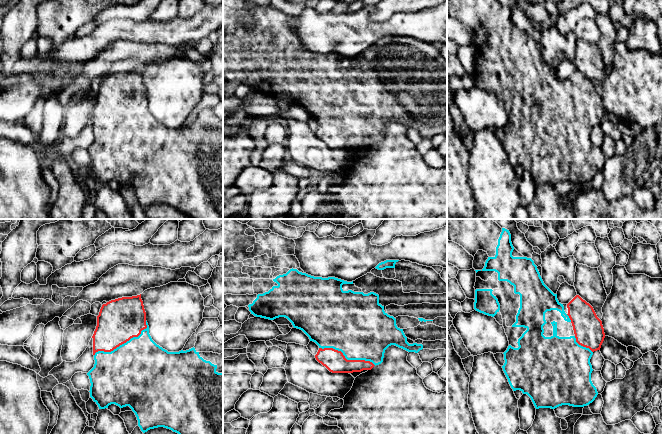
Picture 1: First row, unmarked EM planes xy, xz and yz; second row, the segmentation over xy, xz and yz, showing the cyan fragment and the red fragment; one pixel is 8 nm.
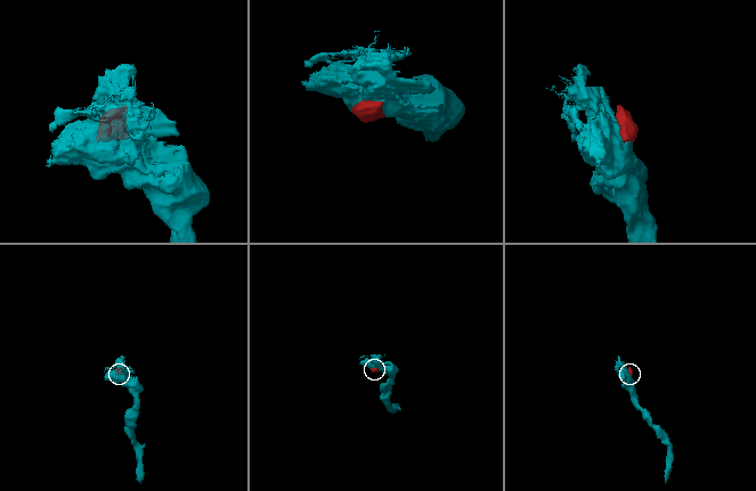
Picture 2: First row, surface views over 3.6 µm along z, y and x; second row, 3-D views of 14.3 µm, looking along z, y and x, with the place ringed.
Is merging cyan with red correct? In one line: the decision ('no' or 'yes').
yes

